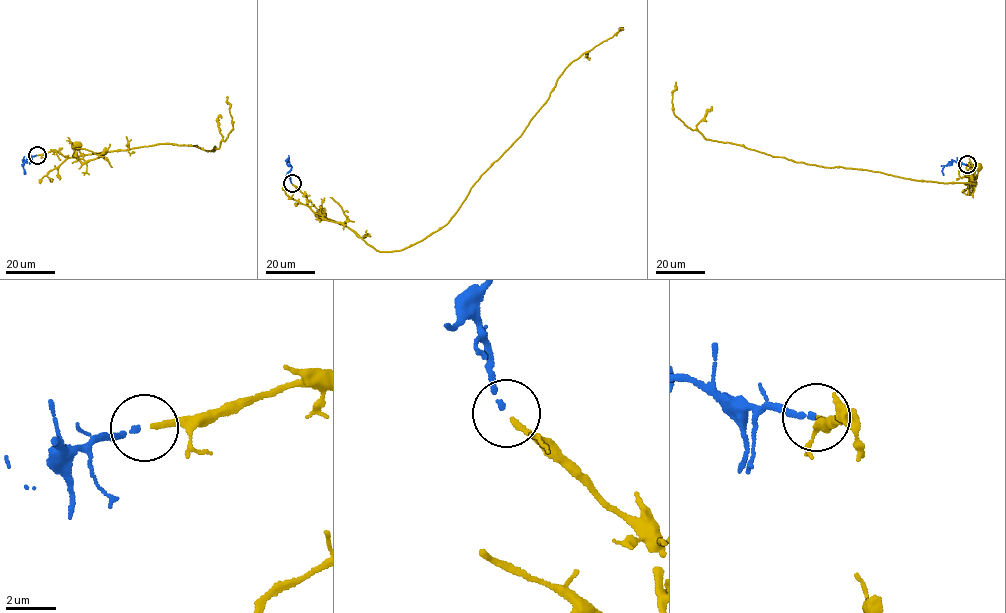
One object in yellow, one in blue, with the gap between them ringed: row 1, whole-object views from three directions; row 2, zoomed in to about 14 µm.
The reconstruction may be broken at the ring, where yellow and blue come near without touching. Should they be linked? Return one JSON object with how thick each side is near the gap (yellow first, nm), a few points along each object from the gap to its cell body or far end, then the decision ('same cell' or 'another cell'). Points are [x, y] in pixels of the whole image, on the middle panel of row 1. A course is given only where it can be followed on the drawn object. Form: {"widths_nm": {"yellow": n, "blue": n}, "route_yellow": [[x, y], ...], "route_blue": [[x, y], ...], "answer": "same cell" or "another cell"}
{"widths_nm": {"yellow": 200, "blue": 160}, "route_yellow": [[292, 184], [303, 193], [313, 211], [320, 212]], "route_blue": [[291, 183], [291, 166], [288, 158], [285, 161]], "answer": "same cell"}

